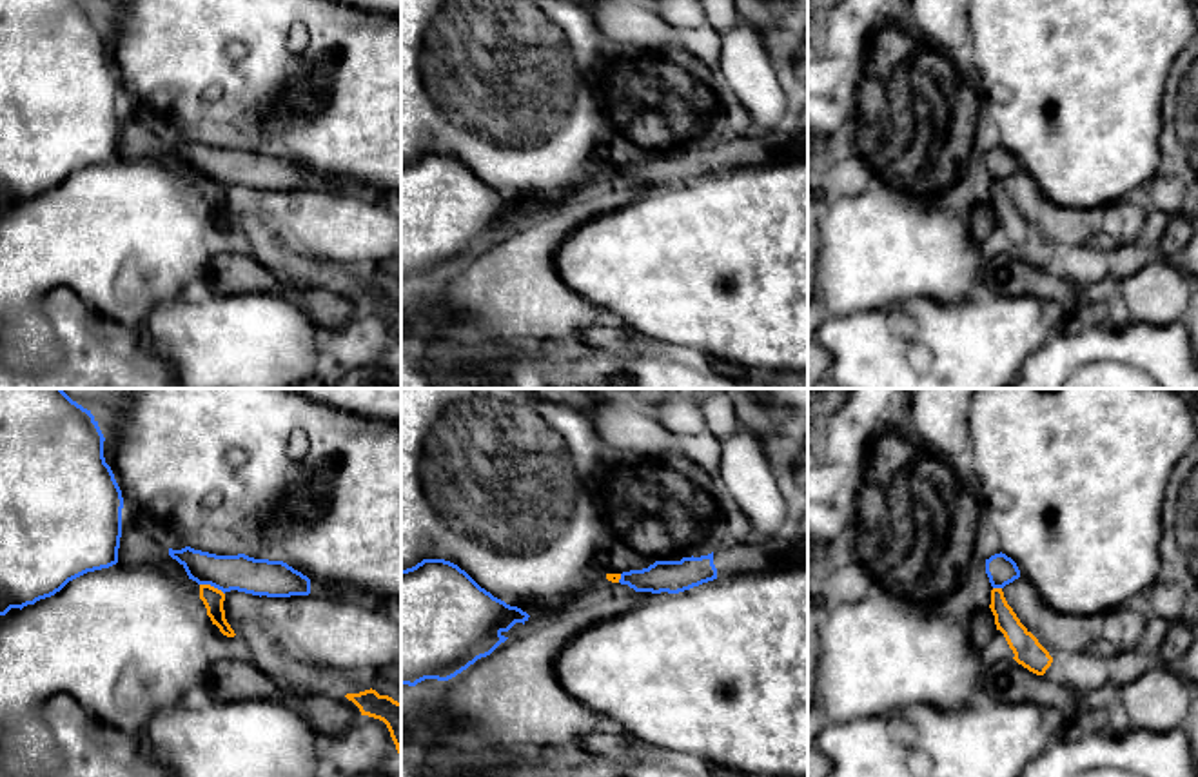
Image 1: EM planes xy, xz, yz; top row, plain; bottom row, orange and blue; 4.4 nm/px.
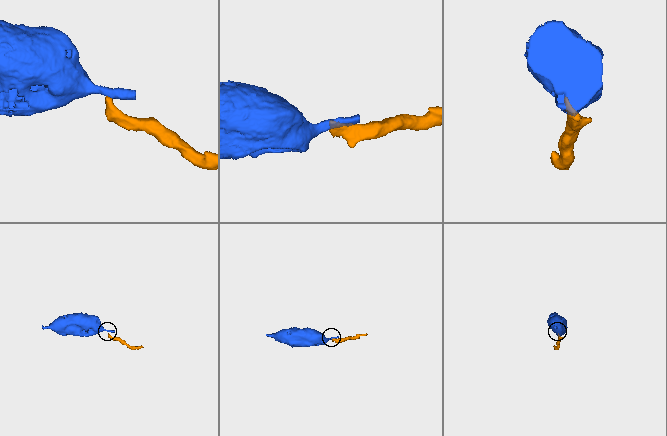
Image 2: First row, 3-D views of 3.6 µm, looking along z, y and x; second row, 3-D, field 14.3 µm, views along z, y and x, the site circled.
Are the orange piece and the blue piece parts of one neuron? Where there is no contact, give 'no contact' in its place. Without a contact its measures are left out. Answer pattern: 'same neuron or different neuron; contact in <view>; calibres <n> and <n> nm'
different neuron; contact in xy; calibres 90 and 160 nm

